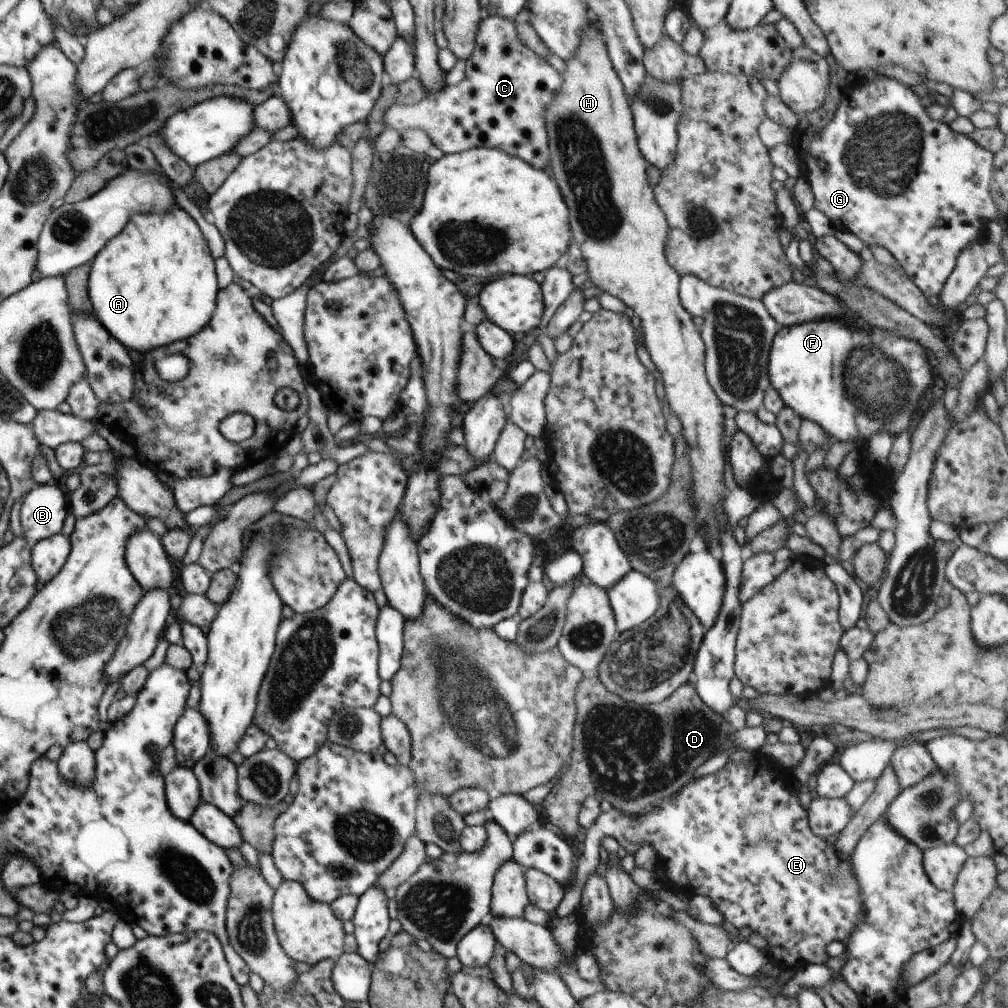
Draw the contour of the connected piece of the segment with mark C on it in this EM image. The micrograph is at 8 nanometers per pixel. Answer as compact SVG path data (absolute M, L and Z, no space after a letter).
M499 15L488 16L487 18L484 18L484 20L481 20L475 39L475 48L472 52L471 58L468 58L465 61L465 69L466 76L464 76L464 79L460 80L458 84L447 86L442 88L442 90L438 90L438 92L427 92L426 97L423 100L420 100L418 104L393 105L390 110L384 114L384 124L386 124L386 129L392 128L393 130L400 130L402 132L410 128L424 130L424 132L430 136L430 140L434 142L433 145L438 147L438 149L440 149L444 154L465 152L477 147L496 148L497 150L506 152L506 154L512 154L512 156L522 158L524 162L532 164L532 166L539 170L549 171L550 152L546 122L544 122L544 112L546 111L546 106L552 102L552 98L556 96L556 92L558 92L560 86L562 86L562 75L552 68L544 57L540 57L536 52L533 52L530 48L527 48L522 44L522 42L520 42L515 20L508 20L508 18L502 18L502 16Z

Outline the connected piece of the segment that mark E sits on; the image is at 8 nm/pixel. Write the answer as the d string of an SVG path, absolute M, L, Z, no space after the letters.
M754 759L744 764L744 762L732 762L729 760L726 766L722 770L718 770L716 774L708 774L698 778L696 782L685 785L676 795L672 798L668 798L665 802L662 802L661 806L654 806L650 810L643 812L639 815L624 816L616 809L611 809L608 812L601 812L600 816L594 820L594 824L587 829L586 838L584 842L579 844L579 856L577 859L577 866L575 871L575 878L573 884L566 887L566 892L562 902L560 902L558 909L555 911L559 919L565 918L570 914L577 912L580 900L582 900L582 890L588 880L588 877L596 872L600 861L603 860L604 853L602 851L602 841L606 836L612 836L612 838L618 841L618 844L622 848L626 849L629 854L635 855L640 851L640 846L644 844L650 844L654 848L656 855L659 859L660 866L664 867L668 873L668 880L672 882L673 889L680 891L687 891L688 895L701 895L708 896L714 906L720 910L720 914L724 916L724 921L732 924L736 929L751 928L756 934L760 934L768 941L768 950L773 954L772 956L788 965L789 969L800 970L808 964L825 964L830 958L826 954L826 946L835 940L845 944L848 942L848 938L852 936L856 924L860 922L860 916L862 915L862 902L860 902L860 888L858 888L858 882L856 882L856 876L852 874L852 866L844 858L840 858L839 854L836 854L836 848L832 844L828 844L826 839L822 839L816 834L812 833L809 826L809 819L807 810L802 808L797 796L794 796L789 788L785 785L785 782L781 780L774 780L772 788L765 786L762 781L762 777L758 774L758 768Z

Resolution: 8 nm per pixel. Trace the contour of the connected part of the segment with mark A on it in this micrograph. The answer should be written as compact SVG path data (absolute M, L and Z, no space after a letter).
M178 204L166 214L132 214L124 230L96 254L89 273L88 293L93 314L129 352L150 352L198 334L212 320L218 295L215 260L196 221Z

